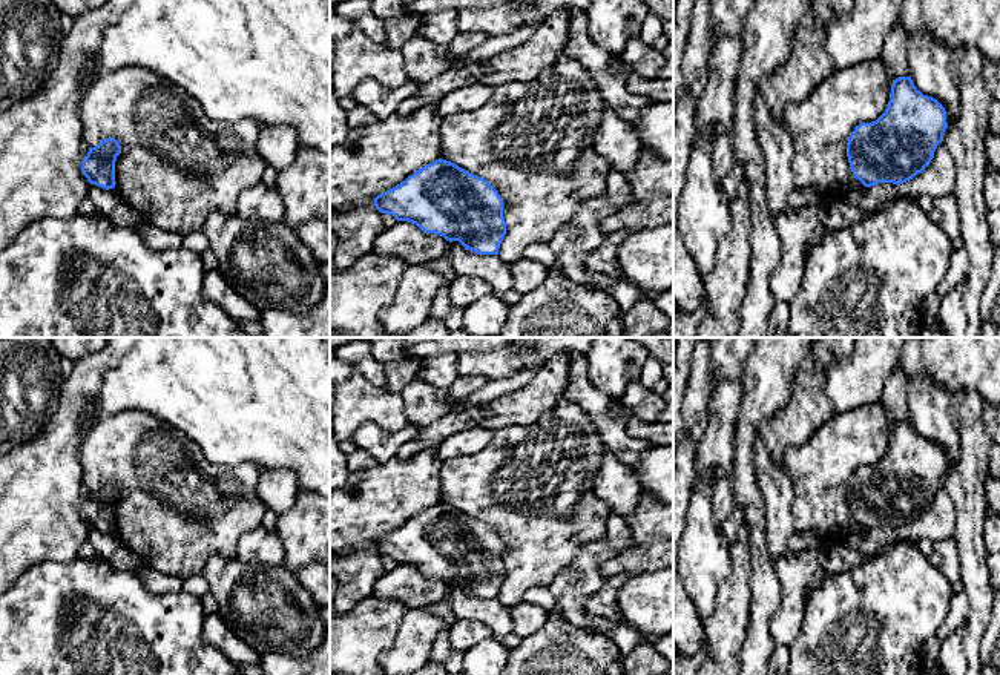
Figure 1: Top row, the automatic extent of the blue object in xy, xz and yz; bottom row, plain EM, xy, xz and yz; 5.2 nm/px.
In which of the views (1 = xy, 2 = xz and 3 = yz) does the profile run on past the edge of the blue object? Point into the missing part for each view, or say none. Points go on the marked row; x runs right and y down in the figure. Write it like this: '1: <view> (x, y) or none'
1: none
2: none
3: none

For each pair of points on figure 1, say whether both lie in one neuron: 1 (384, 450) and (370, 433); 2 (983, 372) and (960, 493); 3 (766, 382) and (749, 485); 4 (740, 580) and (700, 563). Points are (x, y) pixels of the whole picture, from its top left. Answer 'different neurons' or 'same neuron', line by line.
1: same neuron
2: different neurons
3: same neuron
4: different neurons

